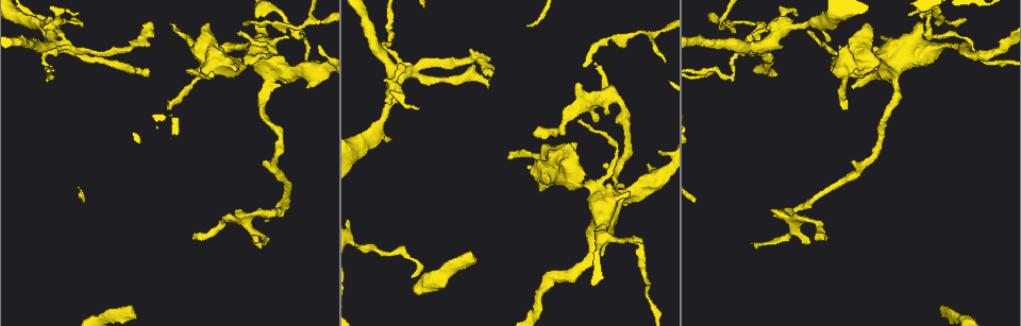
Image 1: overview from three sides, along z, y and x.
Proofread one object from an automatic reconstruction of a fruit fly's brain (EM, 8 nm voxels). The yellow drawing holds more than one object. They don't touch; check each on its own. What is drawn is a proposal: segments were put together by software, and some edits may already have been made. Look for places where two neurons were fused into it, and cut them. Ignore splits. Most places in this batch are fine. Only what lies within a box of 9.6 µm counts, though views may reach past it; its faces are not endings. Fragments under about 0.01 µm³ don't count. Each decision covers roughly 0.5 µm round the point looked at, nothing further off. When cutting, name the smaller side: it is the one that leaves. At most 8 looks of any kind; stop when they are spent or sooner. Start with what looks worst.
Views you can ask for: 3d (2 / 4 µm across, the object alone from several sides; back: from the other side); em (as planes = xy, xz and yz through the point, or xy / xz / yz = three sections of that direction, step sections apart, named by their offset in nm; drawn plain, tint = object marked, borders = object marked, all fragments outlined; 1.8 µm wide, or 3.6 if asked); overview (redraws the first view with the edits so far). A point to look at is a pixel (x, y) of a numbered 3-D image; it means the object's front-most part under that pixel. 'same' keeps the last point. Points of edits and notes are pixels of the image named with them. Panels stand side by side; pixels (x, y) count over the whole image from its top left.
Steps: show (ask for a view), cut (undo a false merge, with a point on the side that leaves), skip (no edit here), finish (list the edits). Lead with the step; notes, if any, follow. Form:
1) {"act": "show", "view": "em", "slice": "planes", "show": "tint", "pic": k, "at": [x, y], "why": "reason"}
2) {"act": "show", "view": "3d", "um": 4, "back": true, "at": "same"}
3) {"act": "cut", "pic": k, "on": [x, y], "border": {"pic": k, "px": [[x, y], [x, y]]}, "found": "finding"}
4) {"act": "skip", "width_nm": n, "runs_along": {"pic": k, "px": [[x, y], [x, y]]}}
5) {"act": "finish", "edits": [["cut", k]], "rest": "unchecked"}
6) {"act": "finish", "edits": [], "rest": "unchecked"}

{"act": "show", "view": "3d", "um": 4, "pic": 1, "at": [273, 61], "why": "thin neck"}

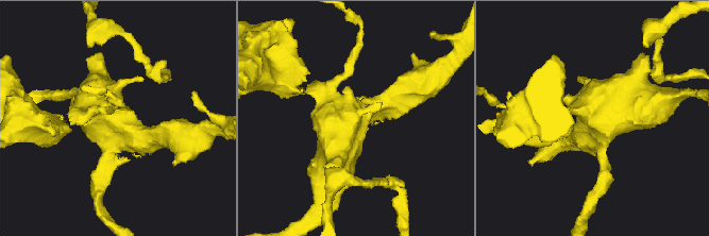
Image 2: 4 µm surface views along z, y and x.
{"act": "show", "view": "em", "um": 3.6, "slice": "xz", "step": 4, "show": "tint", "pic": 2, "at": [585, 120], "why": "need the tissue"}

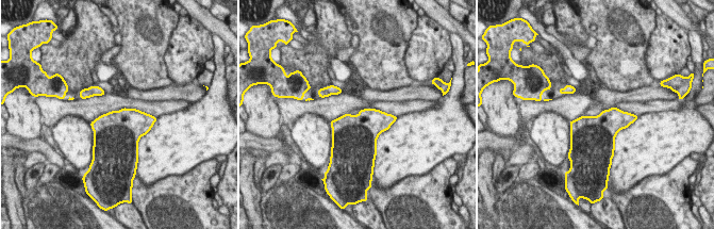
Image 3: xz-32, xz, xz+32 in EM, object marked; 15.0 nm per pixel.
{"act": "show", "view": "em", "um": 3.6, "slice": "planes", "show": "tint", "at": "same"}

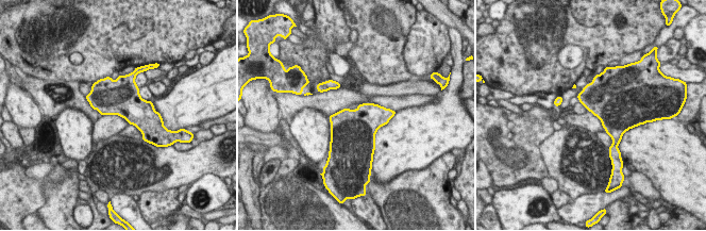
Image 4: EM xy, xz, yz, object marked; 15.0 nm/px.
{"act": "skip", "found": "continuous, no second neuron"}

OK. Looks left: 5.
{"act": "show", "view": "em", "slice": "planes", "show": "tint", "pic": 1, "at": [652, 33], "why": "a fork"}

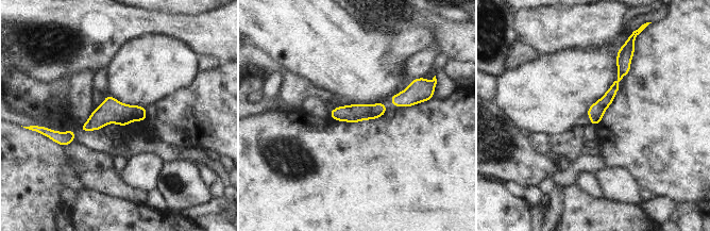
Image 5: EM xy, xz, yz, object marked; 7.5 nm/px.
{"act": "skip", "width_nm": 120, "runs_along": {"pic": 5, "px": [[628, 59], [593, 121]]}, "found": "one neuron here"}

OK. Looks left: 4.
{"act": "show", "view": "3d", "um": 2, "pic": 1, "at": [402, 75], "why": "arms run side by side"}

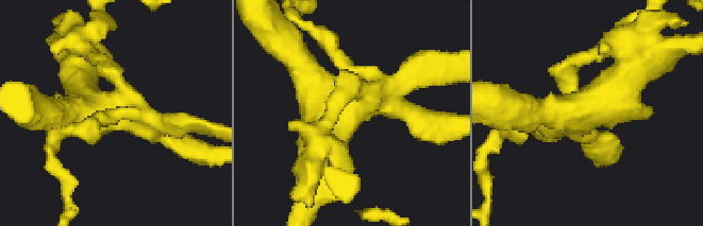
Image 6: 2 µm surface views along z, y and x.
{"act": "show", "view": "em", "um": 3.6, "slice": "planes", "show": "plain", "pic": 6, "at": [112, 107], "arms": 4}

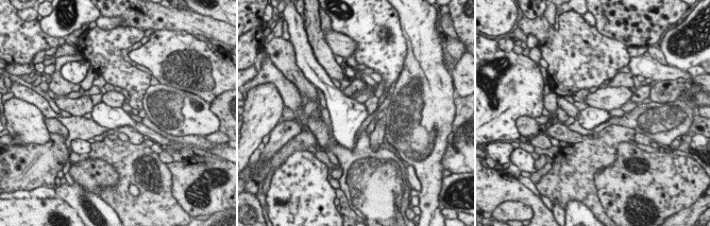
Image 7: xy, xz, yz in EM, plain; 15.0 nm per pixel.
{"act": "show", "view": "em", "um": 3.6, "slice": "planes", "show": "tint", "at": "same"}

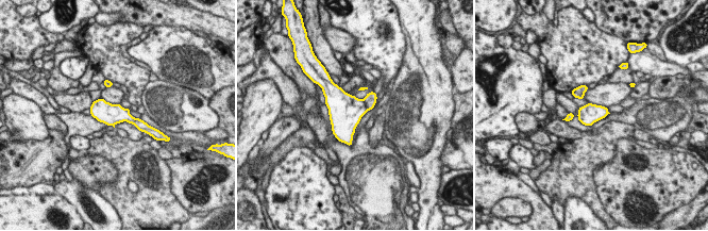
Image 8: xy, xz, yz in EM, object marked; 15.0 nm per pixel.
{"act": "cut", "pic": 8, "on": [370, 100], "width_nm": 320, "border": {"pic": 8, "px": [[363, 99], [368, 110]]}, "found": "a second neuron is stuck on"}

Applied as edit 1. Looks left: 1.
{"act": "show", "view": "em", "slice": "planes", "show": "tint", "pic": 1, "at": [261, 8], "why": "three arms meet"}

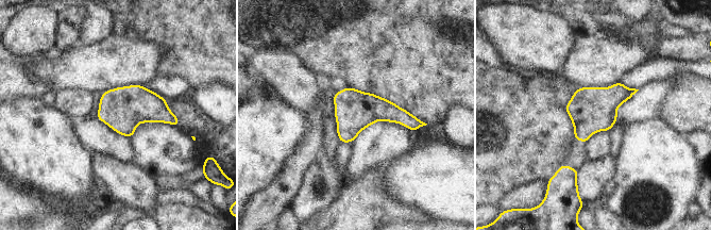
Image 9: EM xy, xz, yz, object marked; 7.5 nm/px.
{"act": "skip", "found": "continuous, no second neuron"}

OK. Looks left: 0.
{"act": "finish", "edits": [["cut", 8]], "rest": "unchecked"}

